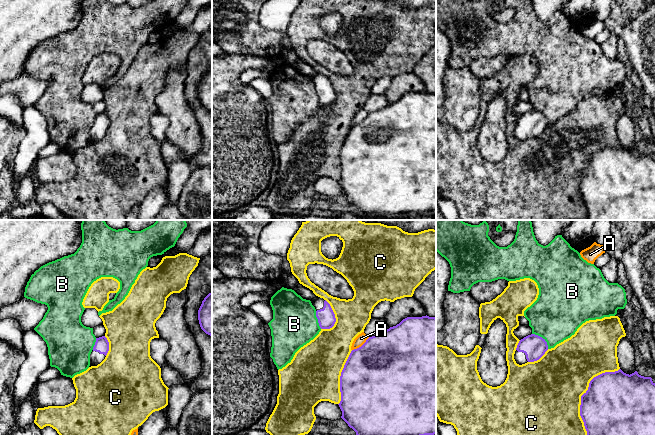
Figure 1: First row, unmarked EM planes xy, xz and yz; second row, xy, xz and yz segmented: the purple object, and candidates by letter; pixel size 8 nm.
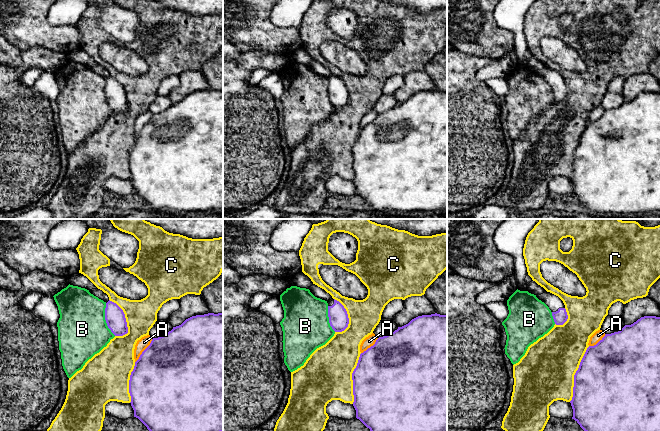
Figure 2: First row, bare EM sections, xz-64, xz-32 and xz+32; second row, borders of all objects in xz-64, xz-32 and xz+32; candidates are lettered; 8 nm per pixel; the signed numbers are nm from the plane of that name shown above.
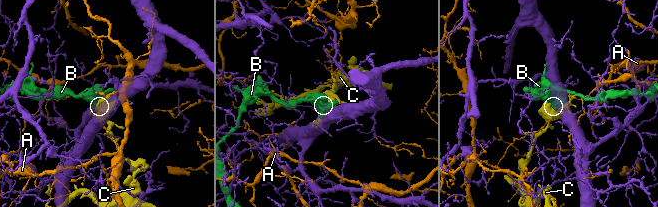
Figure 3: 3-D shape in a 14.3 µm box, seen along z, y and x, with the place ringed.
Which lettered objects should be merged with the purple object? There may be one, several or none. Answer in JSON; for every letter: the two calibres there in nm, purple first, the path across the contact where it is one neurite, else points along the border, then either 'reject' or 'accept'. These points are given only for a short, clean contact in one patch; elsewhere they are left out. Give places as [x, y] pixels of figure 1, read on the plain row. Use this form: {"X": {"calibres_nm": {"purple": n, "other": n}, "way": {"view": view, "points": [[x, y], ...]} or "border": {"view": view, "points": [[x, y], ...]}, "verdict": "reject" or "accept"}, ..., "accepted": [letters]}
{"A": {"calibres_nm": {"purple": 500, "other": 80}, "verdict": "reject"}, "B": {"calibres_nm": {"purple": 190, "other": 400}, "verdict": "reject"}, "C": {"calibres_nm": {"purple": 480, "other": 500}, "verdict": "reject"}, "accepted": []}

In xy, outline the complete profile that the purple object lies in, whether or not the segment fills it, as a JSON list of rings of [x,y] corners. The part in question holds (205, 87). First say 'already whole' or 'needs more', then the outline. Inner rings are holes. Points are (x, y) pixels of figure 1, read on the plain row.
already whole; [[[212,67],[202,77],[198,86],[198,96],[201,105],[212,112]]]

